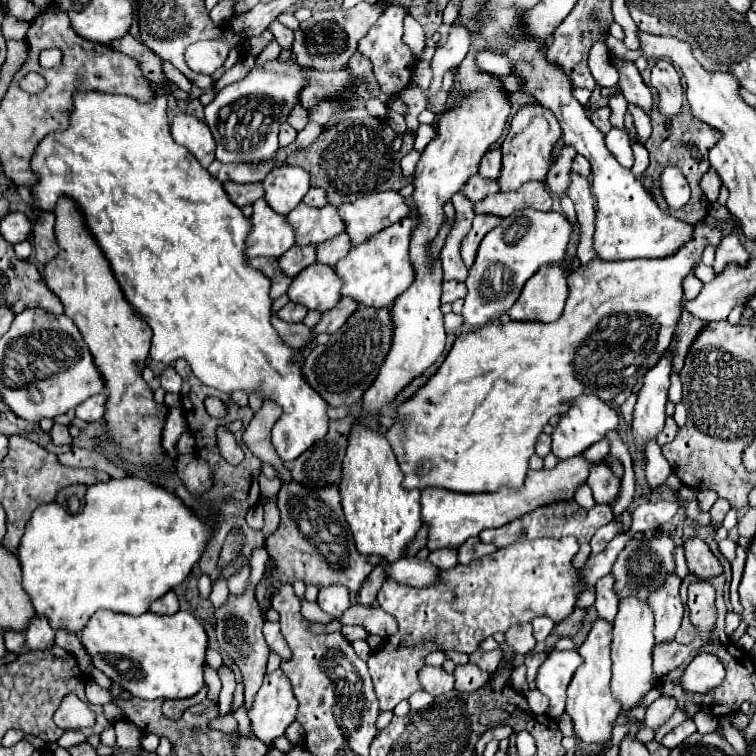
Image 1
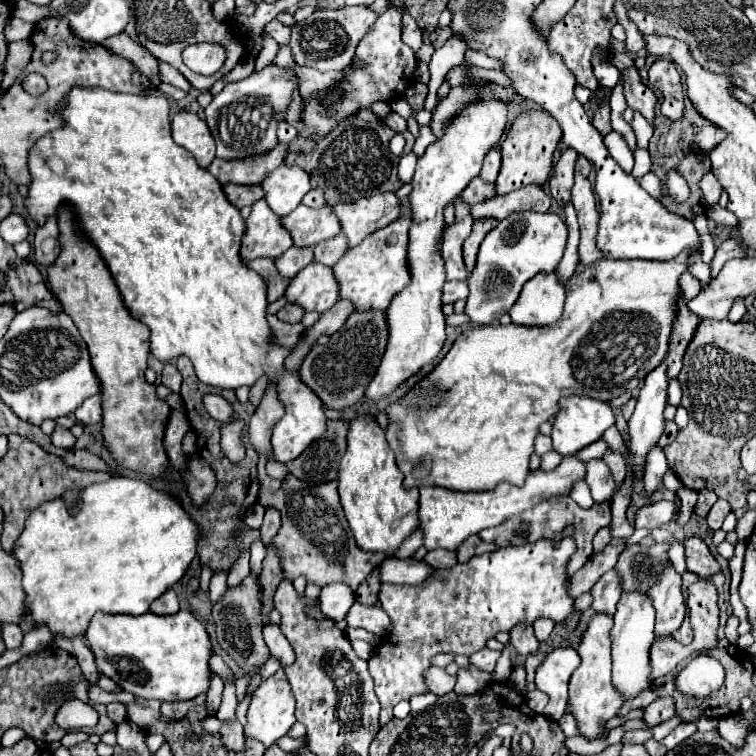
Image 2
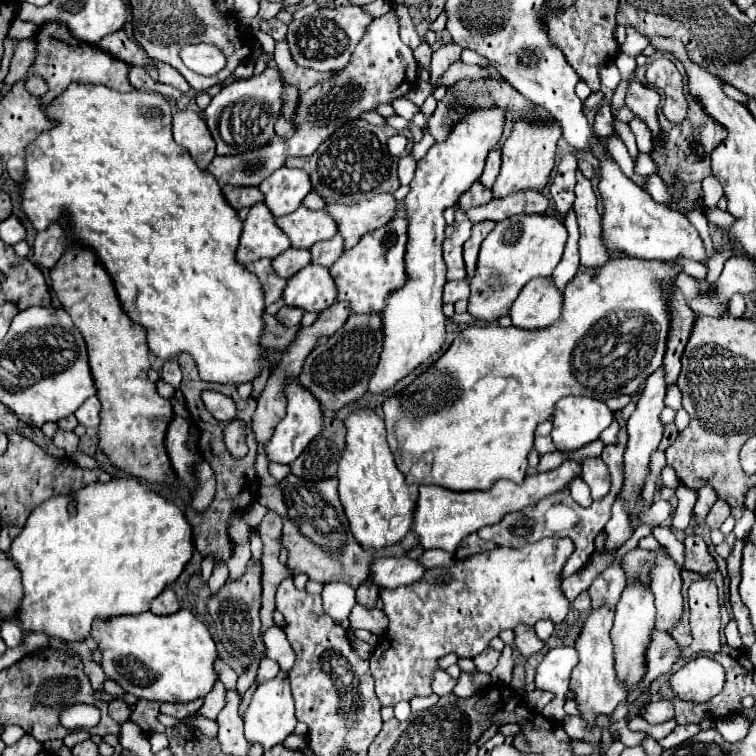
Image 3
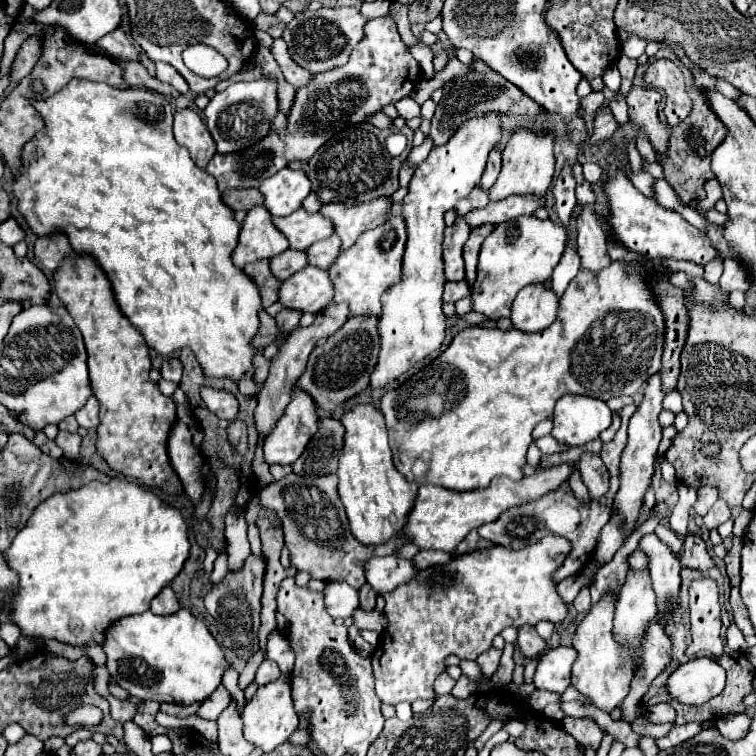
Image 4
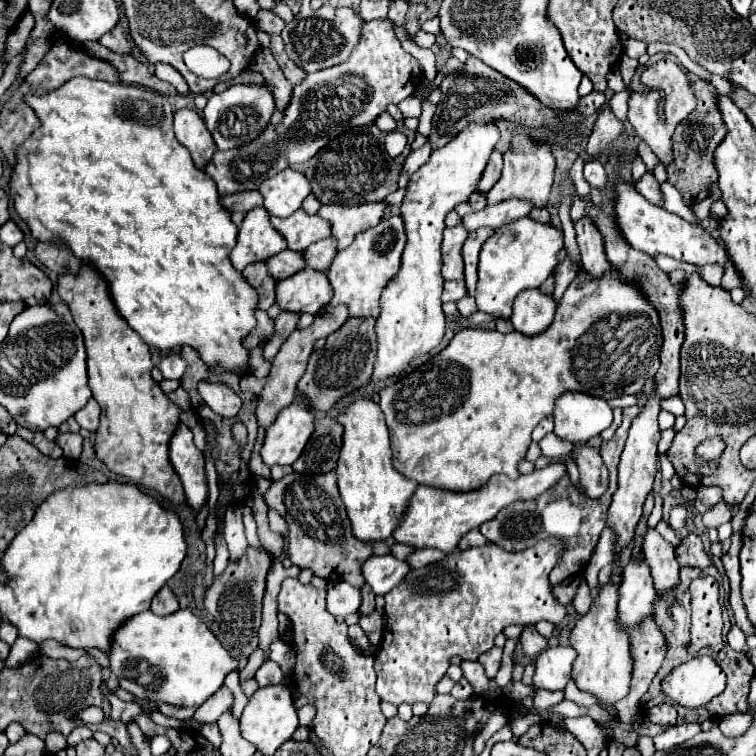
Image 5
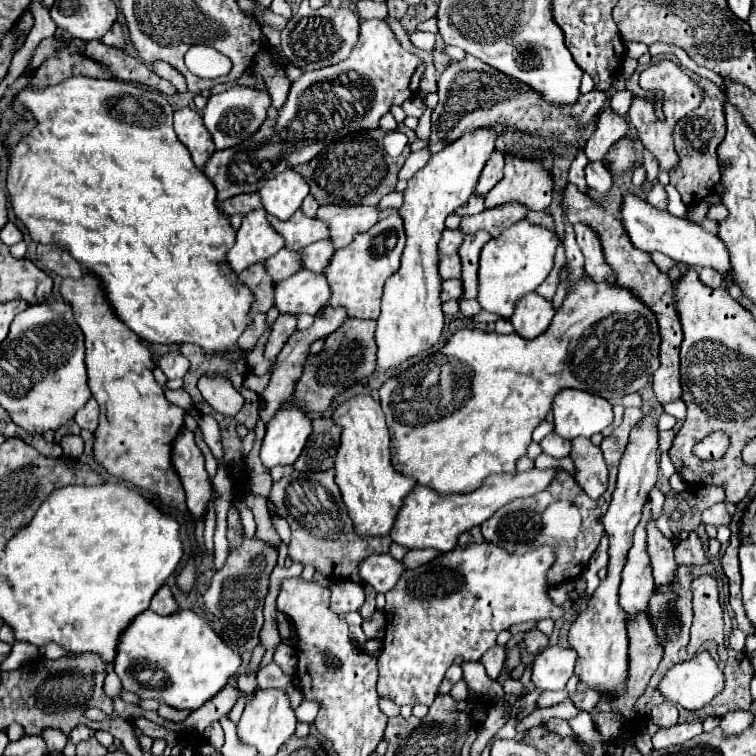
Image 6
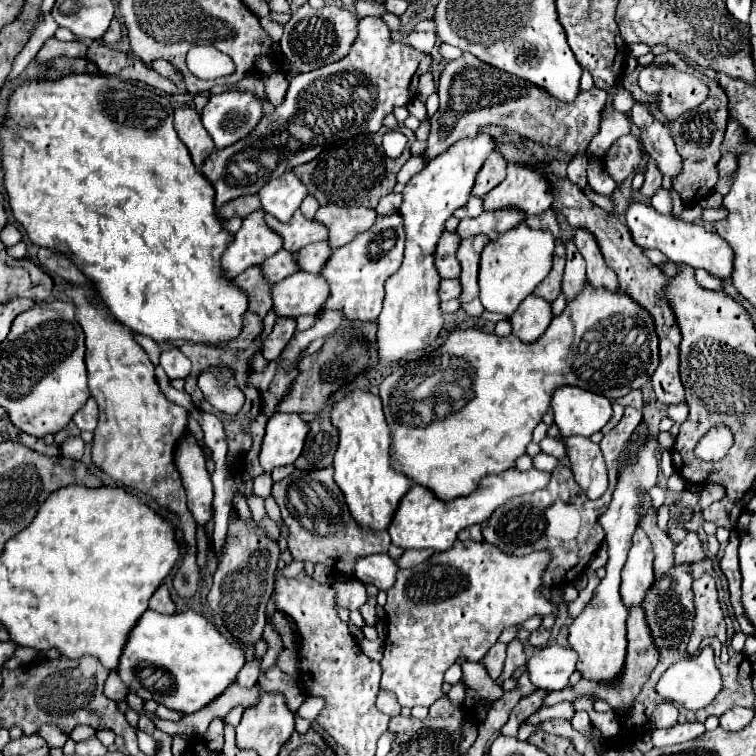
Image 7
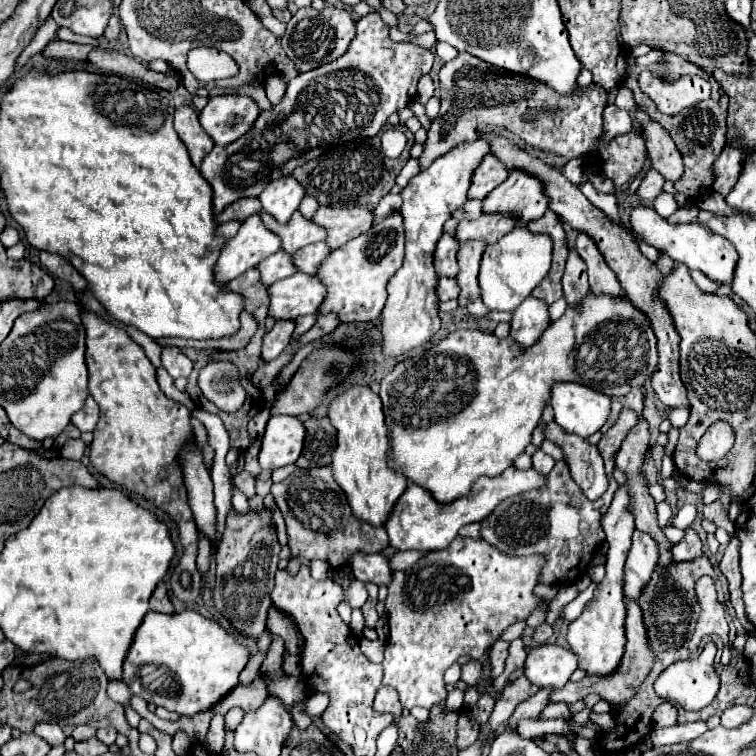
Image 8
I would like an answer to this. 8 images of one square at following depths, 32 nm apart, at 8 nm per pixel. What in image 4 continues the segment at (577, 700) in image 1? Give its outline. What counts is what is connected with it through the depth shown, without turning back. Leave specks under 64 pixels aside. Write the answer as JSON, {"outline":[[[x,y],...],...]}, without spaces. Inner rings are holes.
{"outline":[[[606,592],[596,604],[592,604],[592,610],[578,624],[572,636],[572,646],[578,652],[578,658],[572,666],[572,684],[580,694],[588,696],[594,706],[606,712],[616,708],[620,700],[626,698],[632,680],[632,658],[628,654],[628,648],[620,644],[612,632],[614,608],[616,608],[616,596],[612,592]]]}

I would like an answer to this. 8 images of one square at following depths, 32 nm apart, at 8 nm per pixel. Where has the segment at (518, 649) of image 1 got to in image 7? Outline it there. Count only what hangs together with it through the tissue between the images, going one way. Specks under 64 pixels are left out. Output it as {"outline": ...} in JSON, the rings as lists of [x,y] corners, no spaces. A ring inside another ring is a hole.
{"outline":[[[540,628],[540,630],[534,630],[532,632],[530,644],[534,648],[544,648],[544,644],[548,644],[548,638],[550,638],[550,630],[548,628]]]}

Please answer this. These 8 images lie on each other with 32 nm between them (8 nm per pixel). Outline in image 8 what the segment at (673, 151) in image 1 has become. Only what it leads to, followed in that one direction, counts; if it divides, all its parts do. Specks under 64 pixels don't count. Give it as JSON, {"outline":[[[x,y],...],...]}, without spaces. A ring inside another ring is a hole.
{"outline":[[[682,60],[682,68],[688,68],[688,70],[682,70],[682,74],[698,74],[702,76],[704,80],[708,80],[712,84],[712,94],[708,100],[702,100],[700,104],[692,106],[692,108],[686,108],[674,116],[668,116],[668,114],[660,114],[660,110],[650,104],[652,100],[648,98],[648,94],[644,94],[640,88],[638,88],[638,70],[632,70],[628,76],[626,76],[626,82],[628,86],[632,86],[632,90],[636,90],[636,104],[638,108],[642,108],[648,116],[652,116],[654,122],[658,122],[662,128],[668,130],[668,134],[672,136],[672,140],[676,142],[682,158],[684,158],[684,176],[680,178],[680,182],[676,182],[676,190],[682,192],[684,196],[688,196],[690,200],[698,200],[702,196],[706,196],[712,188],[712,162],[716,160],[716,156],[720,156],[722,148],[726,146],[726,112],[728,112],[728,96],[724,94],[724,90],[720,88],[720,84],[708,74],[704,72],[702,68]]]}

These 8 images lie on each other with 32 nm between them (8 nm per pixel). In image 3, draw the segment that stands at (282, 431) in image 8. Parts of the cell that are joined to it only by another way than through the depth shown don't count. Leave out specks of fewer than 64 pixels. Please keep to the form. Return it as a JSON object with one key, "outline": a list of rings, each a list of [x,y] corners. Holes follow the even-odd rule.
{"outline":[[[288,380],[288,406],[286,406],[286,416],[276,424],[272,438],[266,444],[266,458],[268,462],[278,462],[278,464],[290,464],[294,462],[304,448],[310,444],[310,440],[320,432],[322,428],[322,412],[320,412],[320,404],[316,404],[316,400],[312,400],[310,392],[304,392],[304,388],[300,388],[298,380]]]}

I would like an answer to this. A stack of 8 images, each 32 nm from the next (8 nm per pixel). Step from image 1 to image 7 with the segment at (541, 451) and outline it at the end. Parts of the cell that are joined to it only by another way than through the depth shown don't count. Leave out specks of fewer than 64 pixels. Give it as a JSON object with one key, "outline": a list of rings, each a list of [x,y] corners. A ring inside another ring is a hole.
{"outline":[[[546,436],[542,442],[539,443],[541,451],[553,455],[557,459],[561,459],[566,455],[566,447],[560,440]]]}

